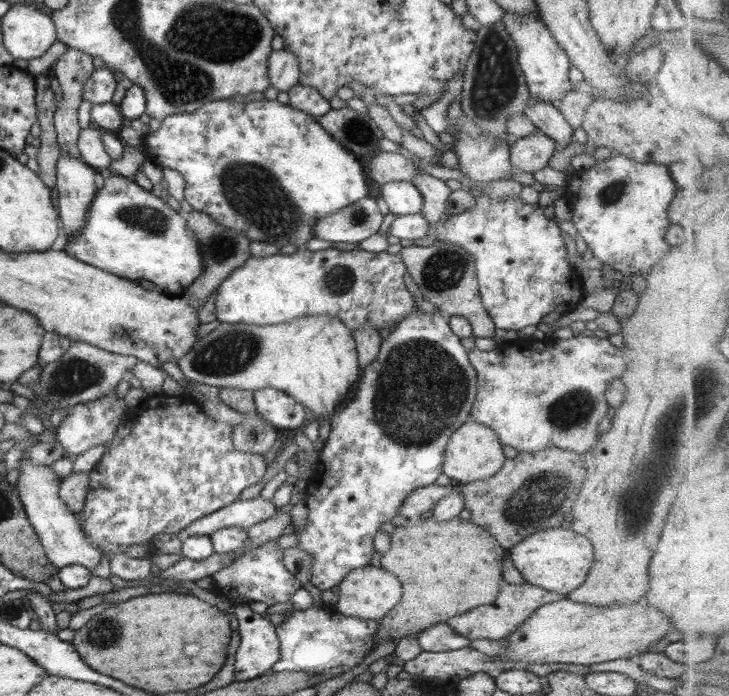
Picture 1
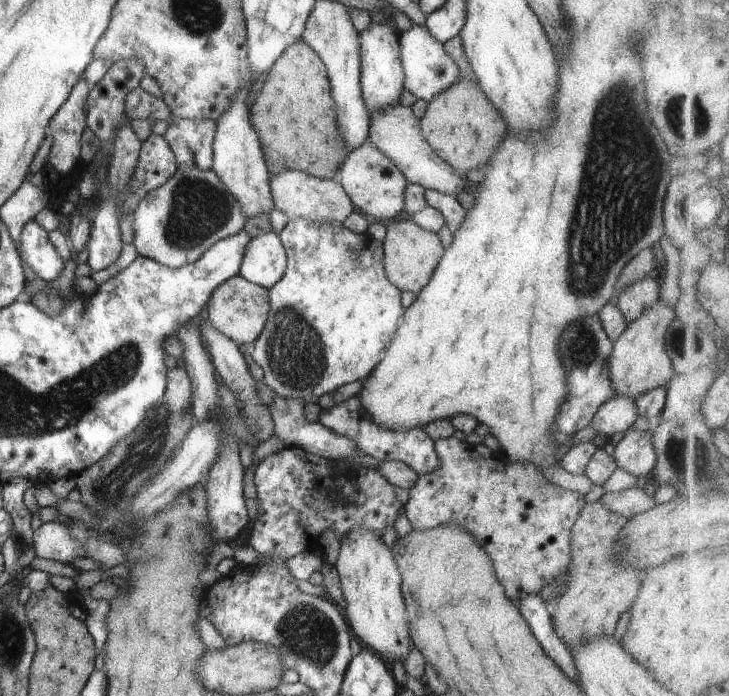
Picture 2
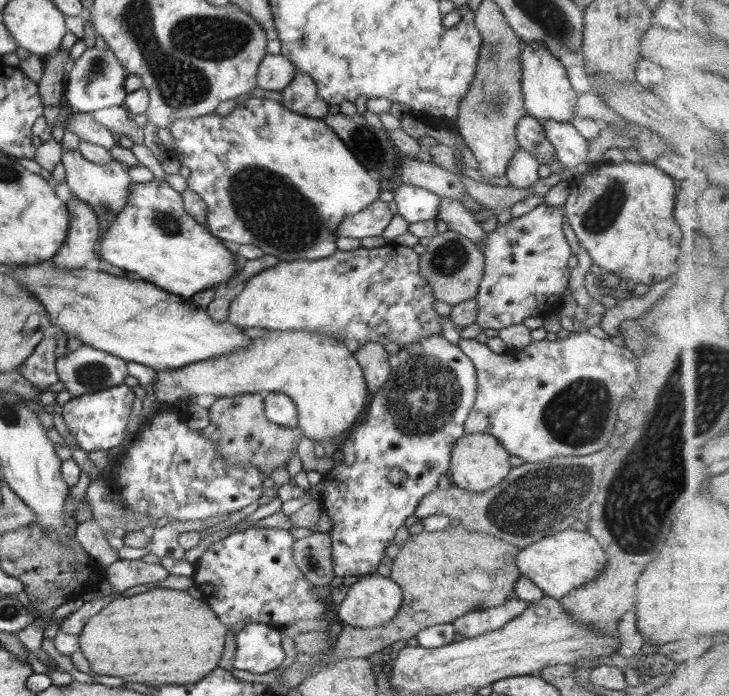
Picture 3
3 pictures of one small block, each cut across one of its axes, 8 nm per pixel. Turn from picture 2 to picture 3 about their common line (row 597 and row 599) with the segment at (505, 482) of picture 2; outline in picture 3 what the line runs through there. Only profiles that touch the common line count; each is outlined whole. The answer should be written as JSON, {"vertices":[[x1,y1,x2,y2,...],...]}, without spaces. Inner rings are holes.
{"vertices":[[510,596,510,600,506,604,488,608,488,610,480,610,480,612,468,612,468,614,460,616,458,620,454,620,453,625,456,632,463,634,465,638,475,638,506,626,530,605,530,602]]}

